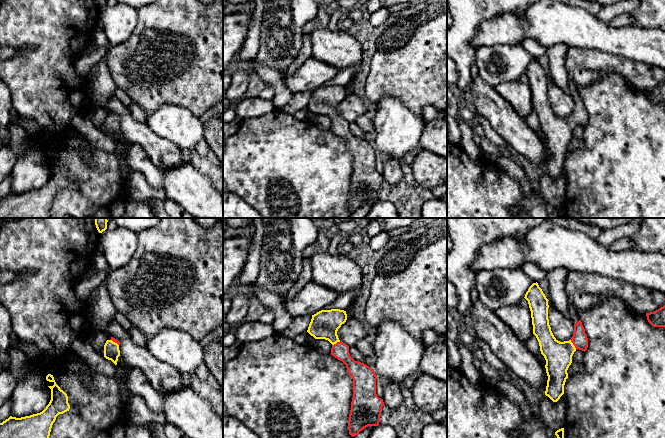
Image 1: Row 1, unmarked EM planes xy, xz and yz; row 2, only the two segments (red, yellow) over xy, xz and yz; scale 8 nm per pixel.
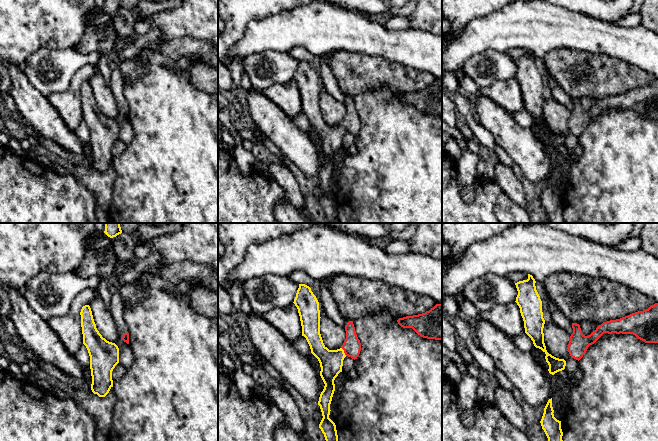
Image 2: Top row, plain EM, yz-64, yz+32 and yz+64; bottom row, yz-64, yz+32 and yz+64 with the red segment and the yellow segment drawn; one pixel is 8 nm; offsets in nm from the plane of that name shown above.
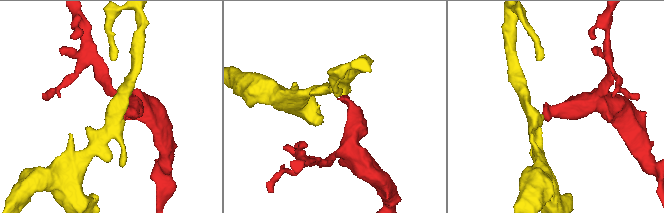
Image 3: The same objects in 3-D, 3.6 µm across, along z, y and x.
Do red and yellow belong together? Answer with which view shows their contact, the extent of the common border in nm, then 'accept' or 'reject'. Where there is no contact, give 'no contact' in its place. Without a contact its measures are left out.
yz | 90 nm | accept

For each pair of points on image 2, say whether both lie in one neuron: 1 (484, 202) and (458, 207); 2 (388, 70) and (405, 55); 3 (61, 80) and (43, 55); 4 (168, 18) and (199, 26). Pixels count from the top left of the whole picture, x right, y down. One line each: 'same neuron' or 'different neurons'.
1: same neuron
2: different neurons
3: same neuron
4: same neuron

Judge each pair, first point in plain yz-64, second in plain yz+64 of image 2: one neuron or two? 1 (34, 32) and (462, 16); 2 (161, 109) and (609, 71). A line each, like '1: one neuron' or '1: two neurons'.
1: one neuron
2: two neurons

